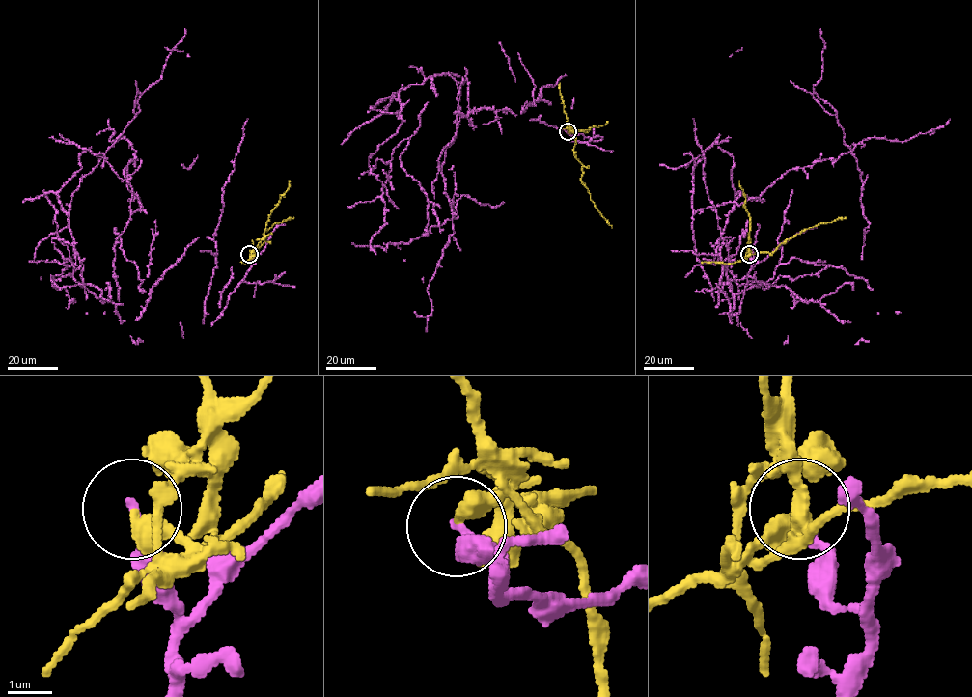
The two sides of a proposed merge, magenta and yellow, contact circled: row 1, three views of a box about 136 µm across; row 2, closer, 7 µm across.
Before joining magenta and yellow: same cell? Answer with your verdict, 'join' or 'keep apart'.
keep apart

